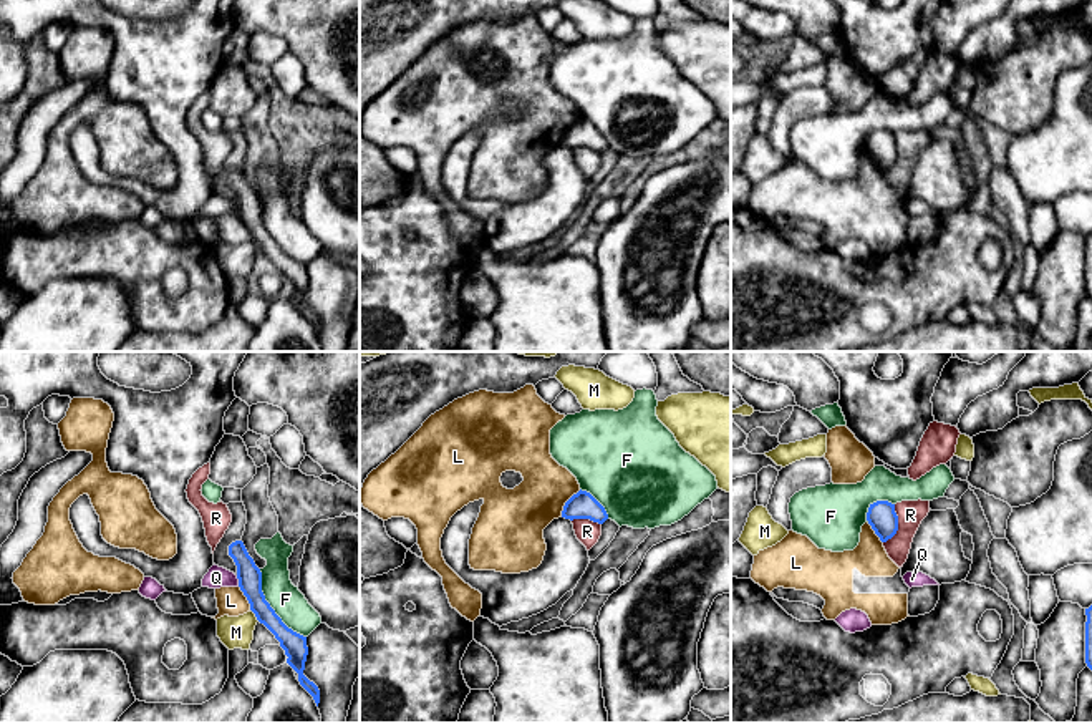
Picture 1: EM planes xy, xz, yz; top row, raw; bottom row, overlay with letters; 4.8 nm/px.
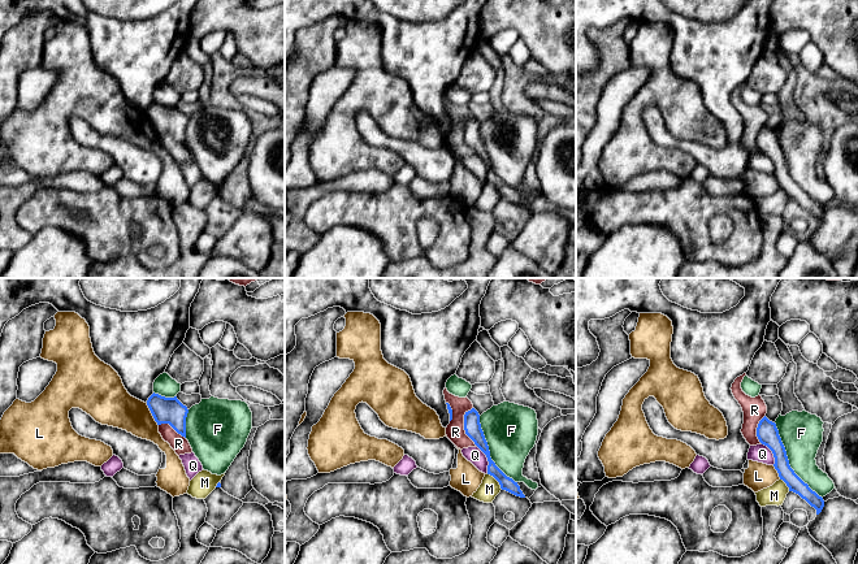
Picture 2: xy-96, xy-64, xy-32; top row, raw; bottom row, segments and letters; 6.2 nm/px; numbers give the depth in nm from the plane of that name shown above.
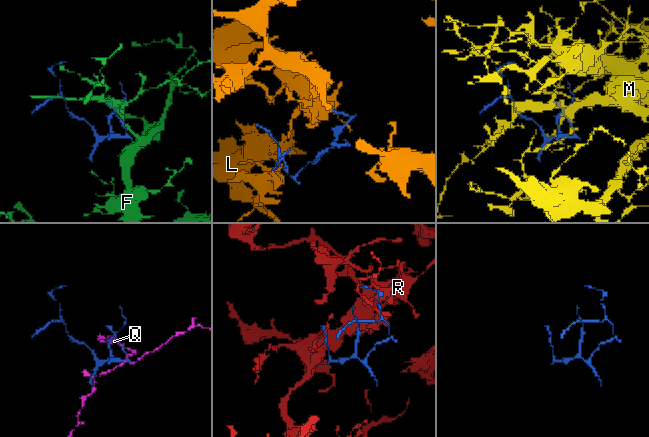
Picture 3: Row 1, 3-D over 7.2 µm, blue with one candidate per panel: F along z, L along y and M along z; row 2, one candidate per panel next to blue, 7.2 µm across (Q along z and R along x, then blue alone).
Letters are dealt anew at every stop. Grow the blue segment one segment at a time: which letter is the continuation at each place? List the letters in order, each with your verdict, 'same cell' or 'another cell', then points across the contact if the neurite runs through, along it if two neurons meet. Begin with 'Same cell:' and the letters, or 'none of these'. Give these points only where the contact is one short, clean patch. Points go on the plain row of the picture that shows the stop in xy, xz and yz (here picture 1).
Same cell: none of these
F: another cell
L: another cell
M: another cell
Q: another cell; border along xy (236, 204), (239, 214)
R: another cell; border along yz (895, 133), (897, 160), (884, 171)

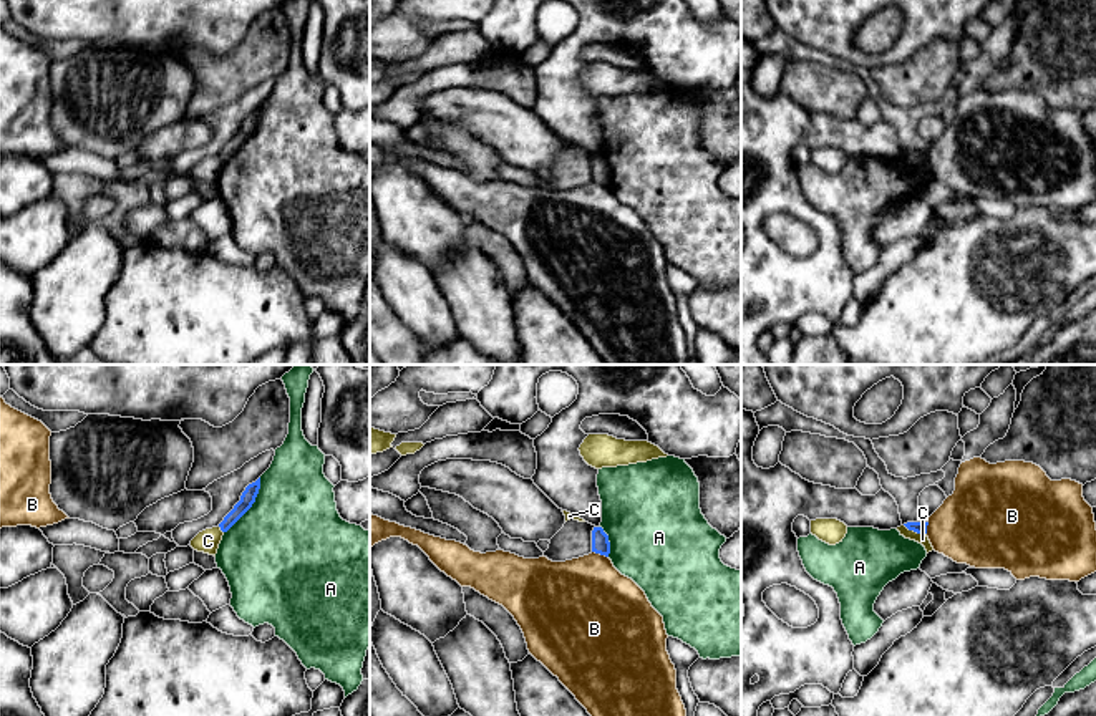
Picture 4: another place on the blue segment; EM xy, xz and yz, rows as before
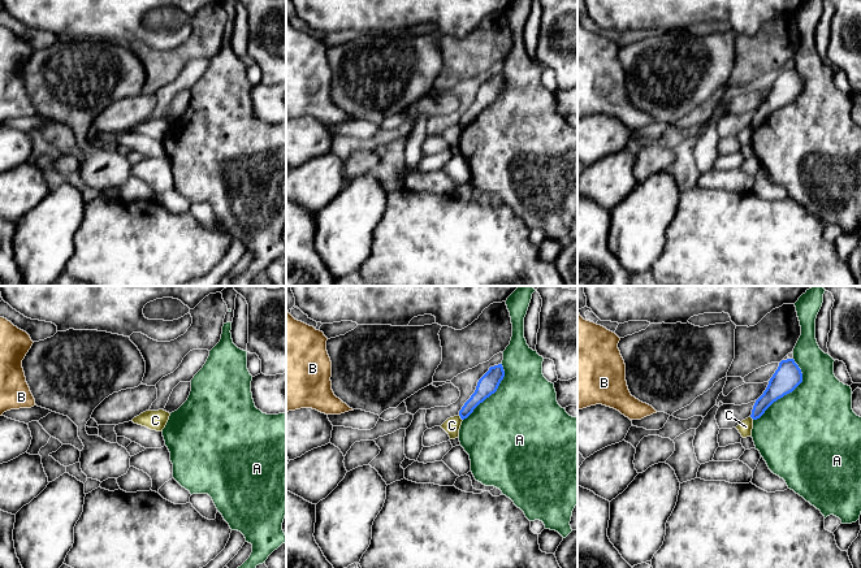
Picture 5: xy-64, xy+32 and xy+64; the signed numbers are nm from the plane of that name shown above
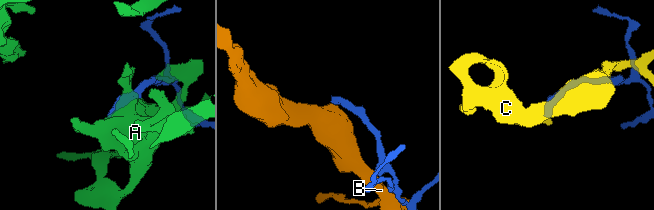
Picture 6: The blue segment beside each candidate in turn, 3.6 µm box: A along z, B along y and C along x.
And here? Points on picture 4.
Same cell: none of these
A: another cell
B: another cell
C: another cell; border along yz (904, 153), (926, 163)

